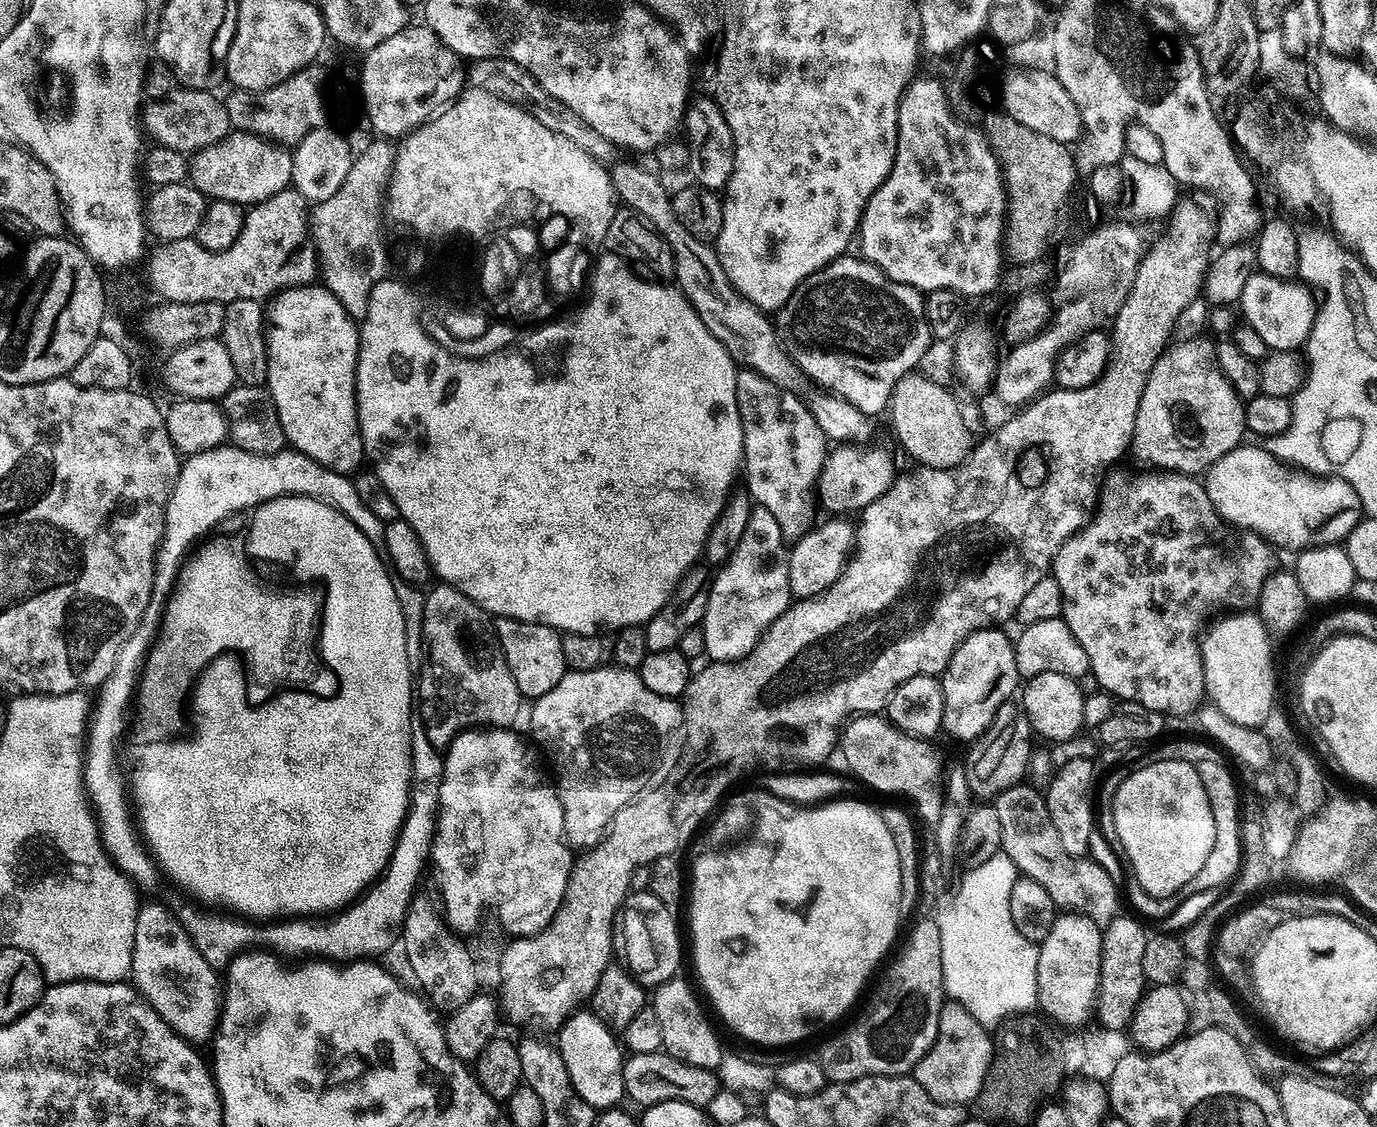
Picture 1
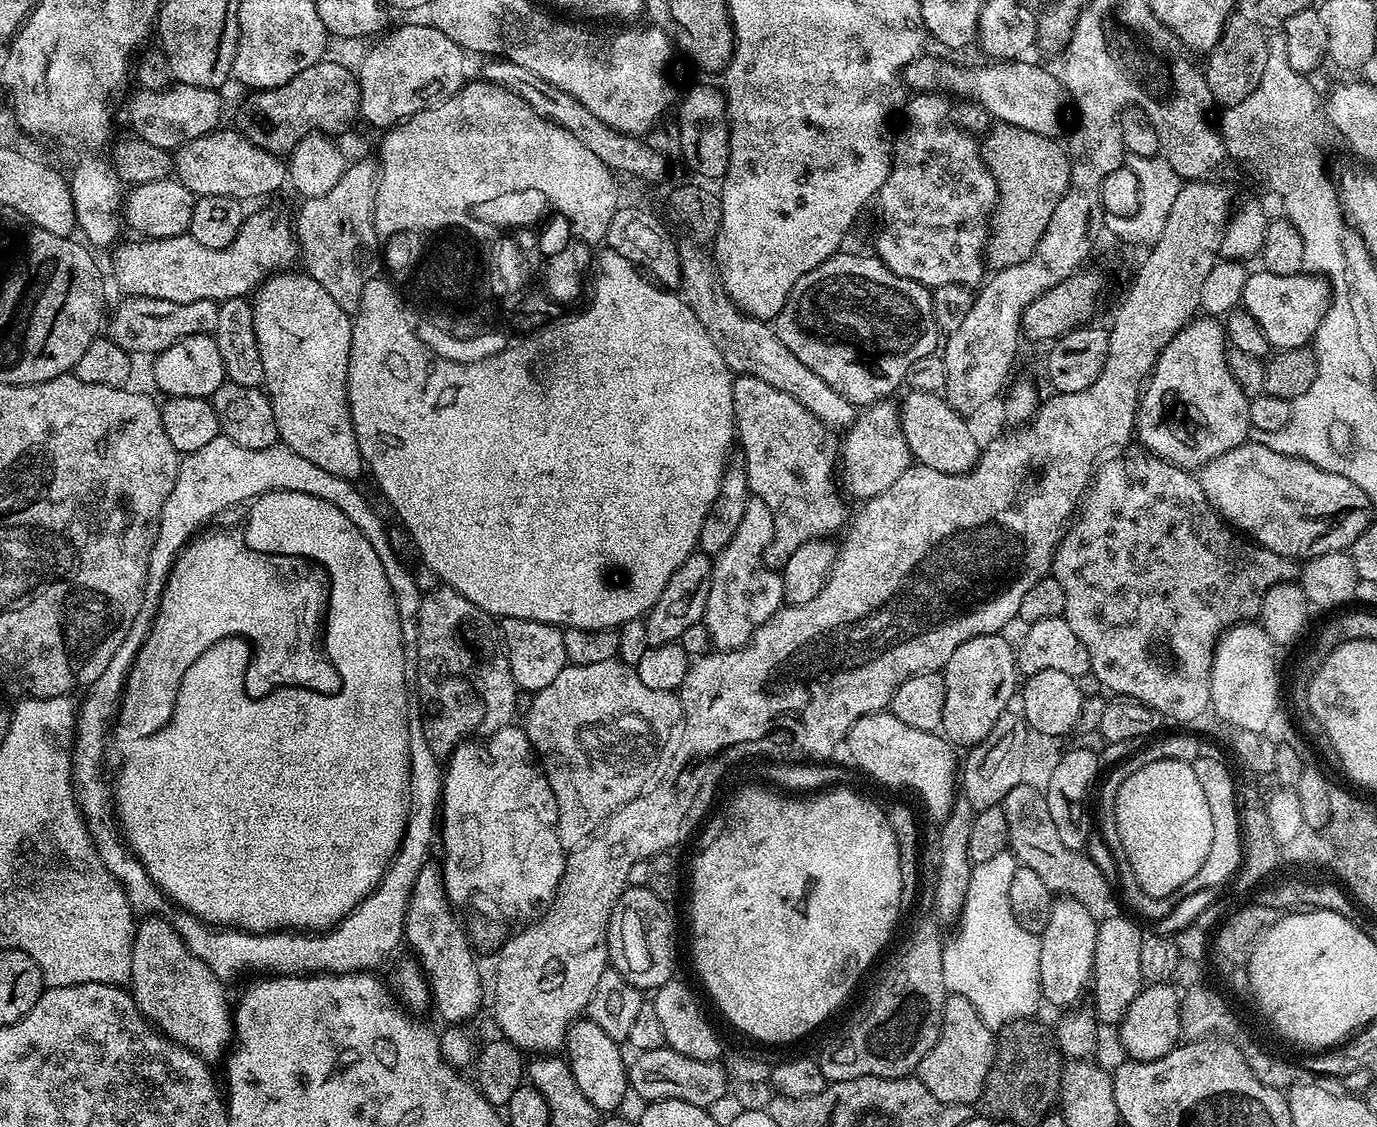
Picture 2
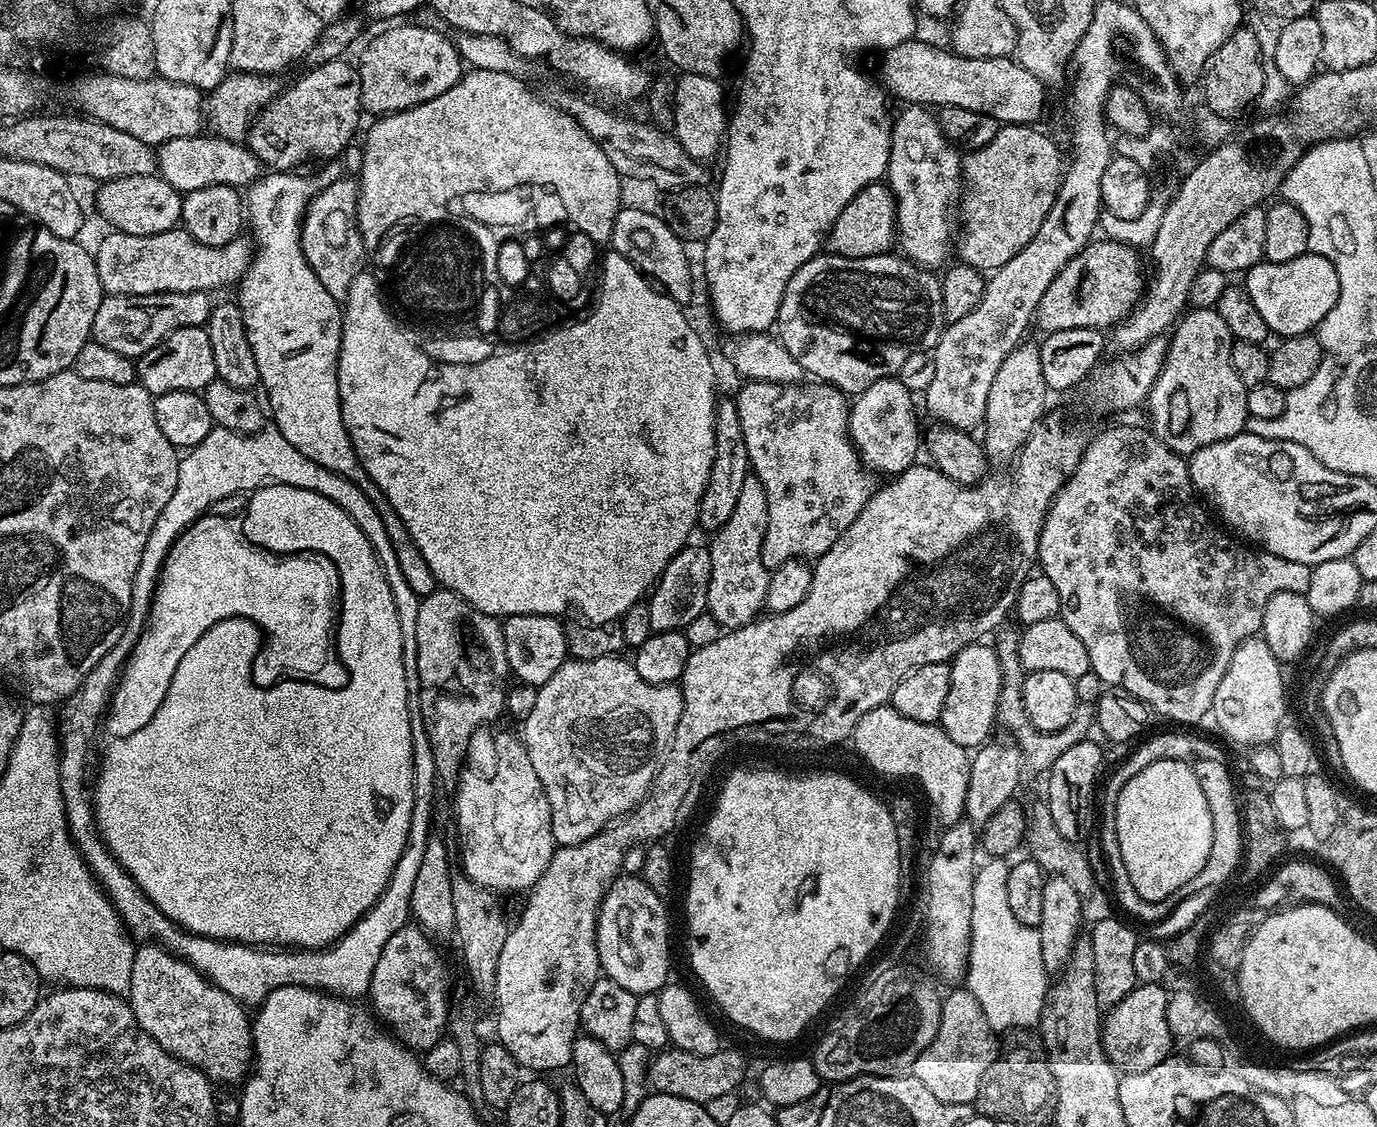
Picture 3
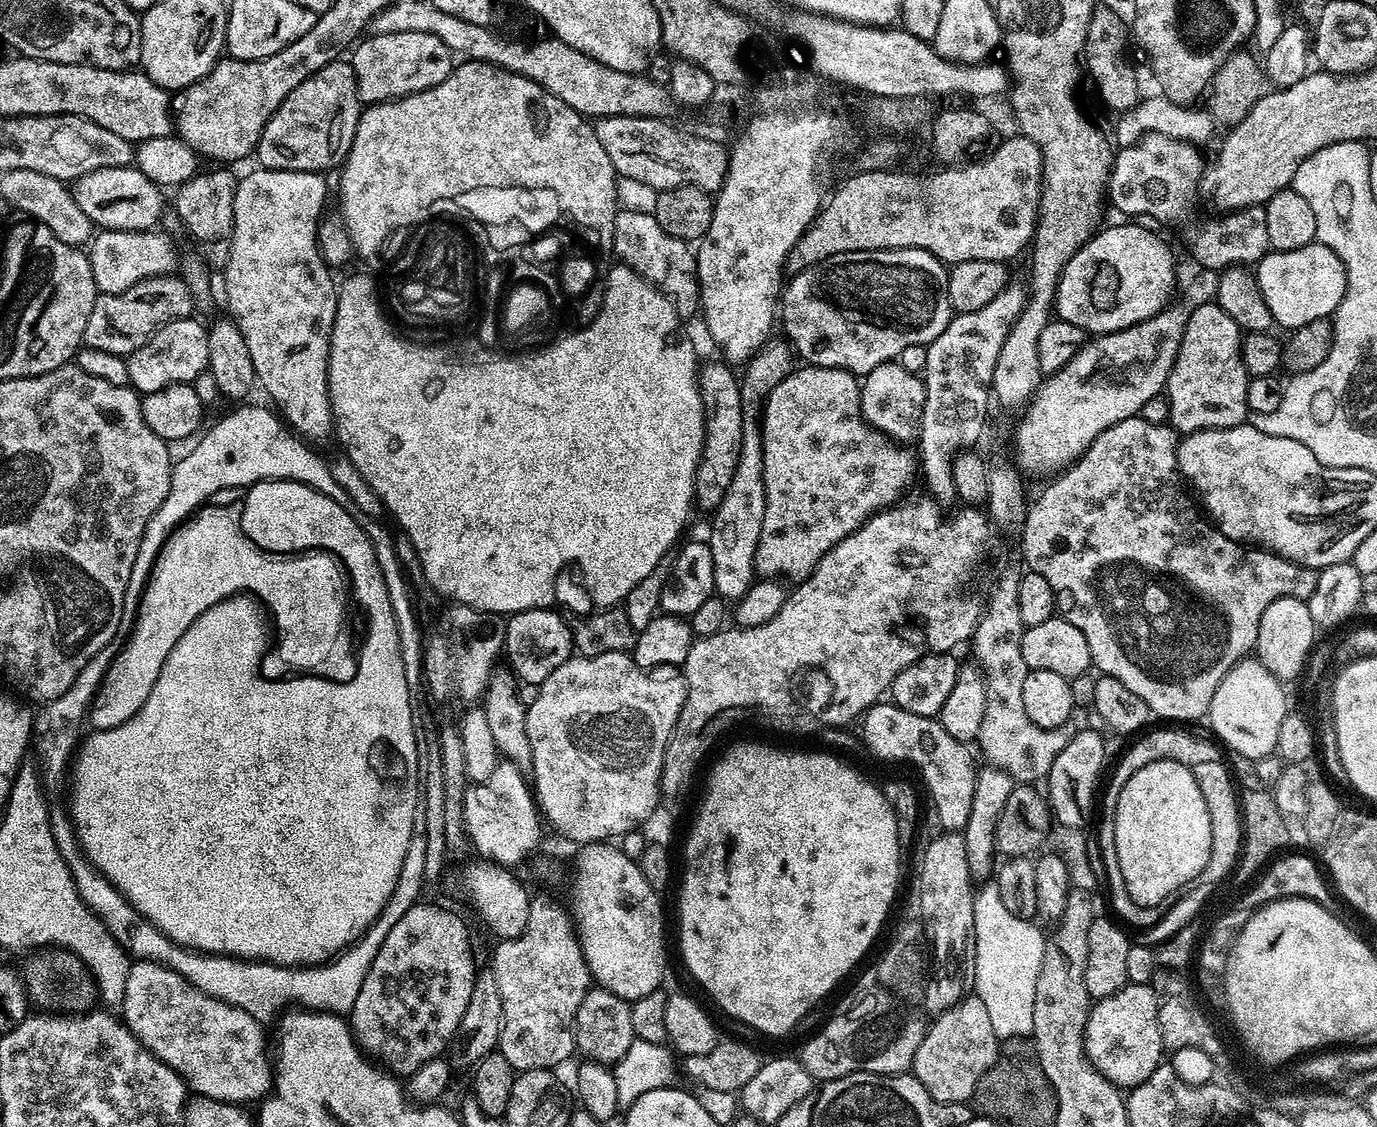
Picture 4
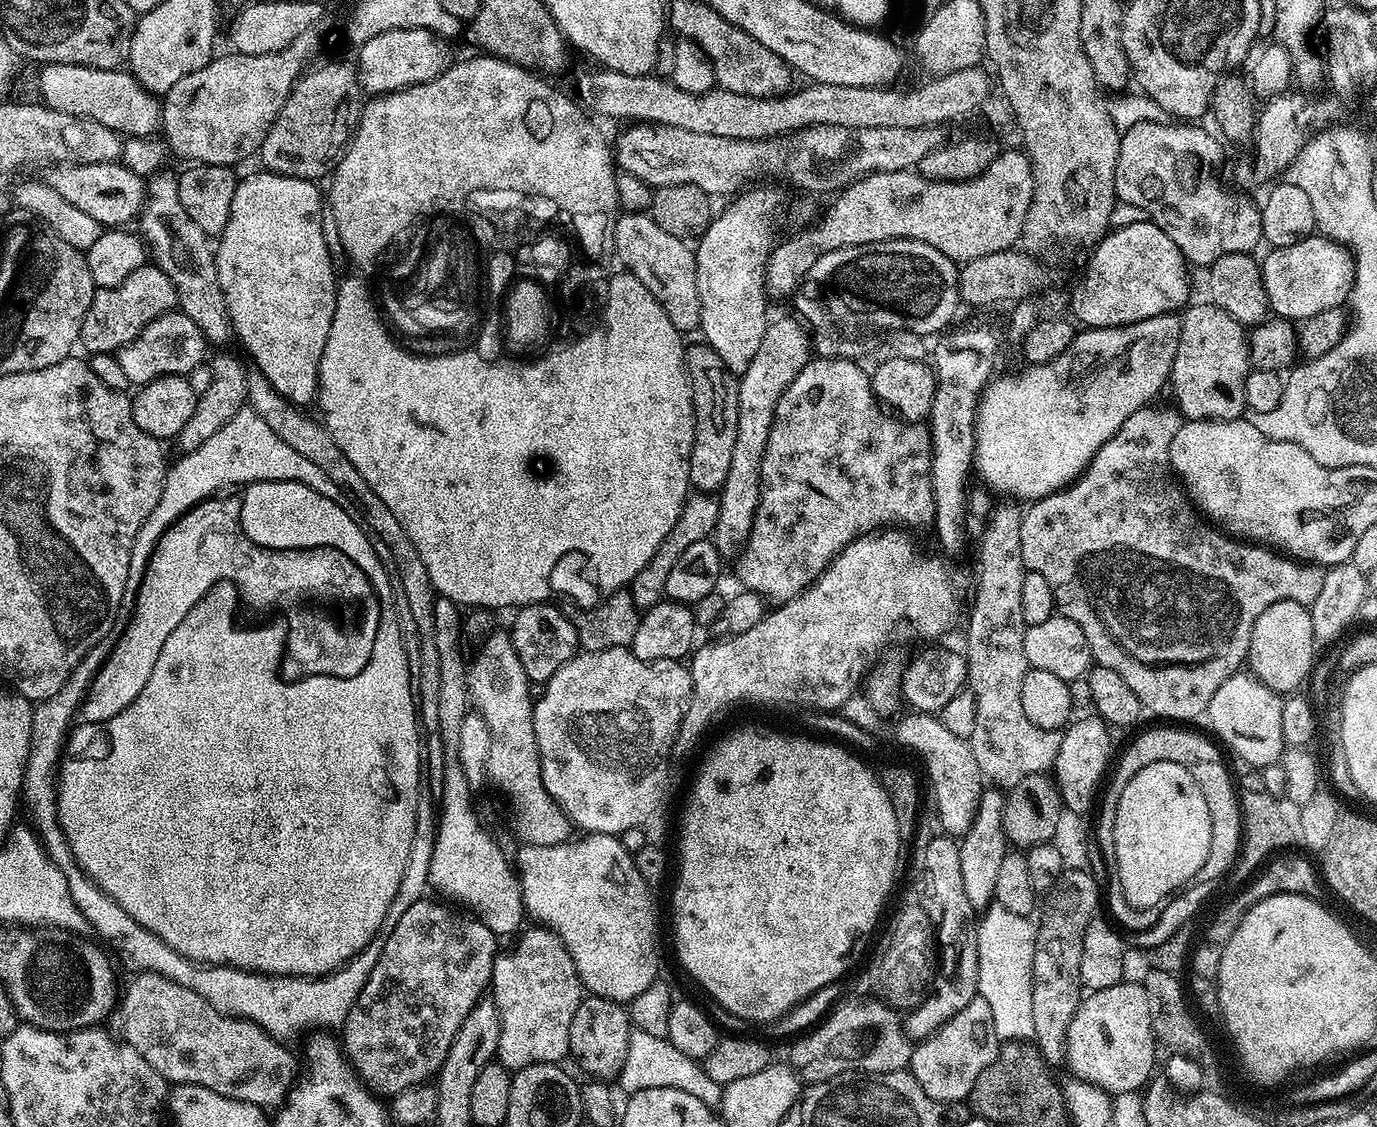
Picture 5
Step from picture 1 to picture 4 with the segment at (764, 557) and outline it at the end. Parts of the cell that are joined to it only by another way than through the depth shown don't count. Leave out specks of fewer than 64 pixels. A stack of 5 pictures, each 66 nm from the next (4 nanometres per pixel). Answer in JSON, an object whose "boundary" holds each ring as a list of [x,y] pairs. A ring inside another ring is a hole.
{"boundary":[[[748,418],[744,422],[744,441],[740,451],[738,470],[734,472],[734,479],[730,482],[730,490],[726,492],[726,498],[722,500],[715,512],[711,513],[712,529],[709,530],[708,536],[706,535],[706,542],[710,546],[710,554],[714,554],[715,595],[725,602],[739,602],[757,579],[756,551],[758,550],[758,538],[762,534],[762,518],[765,514],[764,442],[757,421],[755,424],[752,418]]]}

